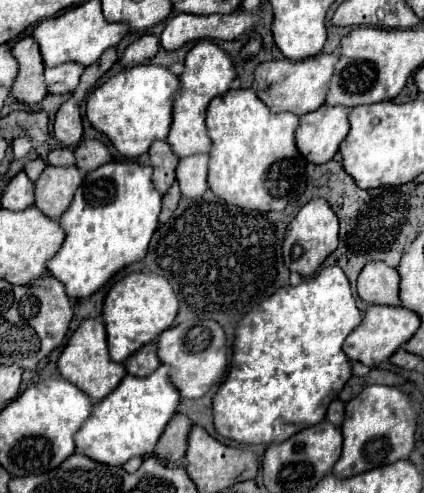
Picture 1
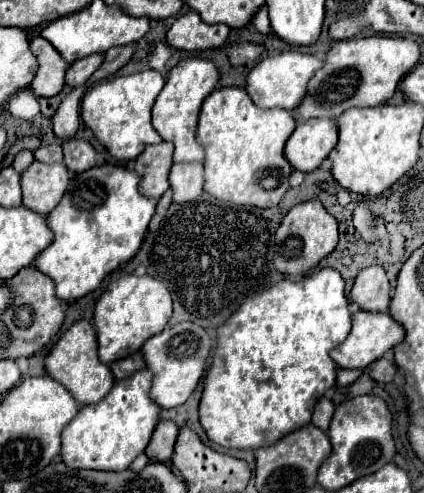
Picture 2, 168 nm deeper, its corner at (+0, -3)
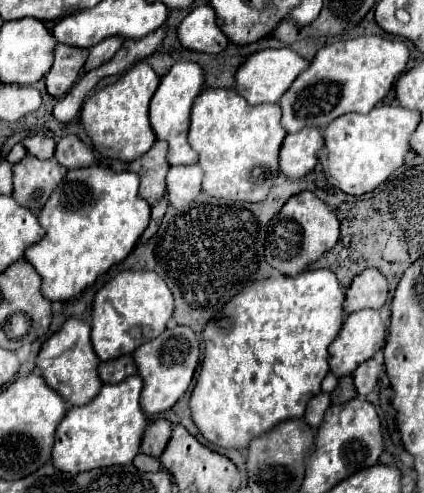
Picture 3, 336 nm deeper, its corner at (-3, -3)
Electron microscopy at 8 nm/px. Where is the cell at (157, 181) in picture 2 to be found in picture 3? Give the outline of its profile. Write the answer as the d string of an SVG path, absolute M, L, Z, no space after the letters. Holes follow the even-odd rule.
M155 141L145 155L137 157L127 165L129 171L141 177L139 197L145 199L149 205L157 203L165 195L165 175L169 171L165 155L167 155L167 143Z

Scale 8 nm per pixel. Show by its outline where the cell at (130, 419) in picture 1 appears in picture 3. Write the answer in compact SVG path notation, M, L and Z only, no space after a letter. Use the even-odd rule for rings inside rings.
M139 375L127 377L117 385L103 385L99 395L79 407L71 407L61 419L51 451L53 465L63 473L83 473L97 467L129 465L139 453L141 435L147 427L147 415L139 407L143 381Z

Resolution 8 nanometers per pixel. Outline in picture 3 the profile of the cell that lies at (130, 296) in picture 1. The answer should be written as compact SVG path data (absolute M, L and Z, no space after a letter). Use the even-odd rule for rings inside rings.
M119 271L109 279L93 299L91 343L101 361L133 353L141 343L147 343L165 331L173 315L173 295L155 275L155 271Z

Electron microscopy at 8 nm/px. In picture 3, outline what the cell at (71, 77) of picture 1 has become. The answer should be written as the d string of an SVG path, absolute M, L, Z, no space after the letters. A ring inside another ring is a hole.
M107 39L107 41L95 45L95 47L89 51L89 57L87 57L87 61L85 61L83 71L91 71L91 69L103 65L105 61L109 61L111 55L117 53L117 49L121 47L121 43L123 43L123 39Z

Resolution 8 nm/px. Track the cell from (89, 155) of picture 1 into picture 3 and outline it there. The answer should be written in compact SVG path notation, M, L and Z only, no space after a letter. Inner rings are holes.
M65 135L55 147L55 159L65 169L79 169L91 165L95 157L93 151L77 135Z

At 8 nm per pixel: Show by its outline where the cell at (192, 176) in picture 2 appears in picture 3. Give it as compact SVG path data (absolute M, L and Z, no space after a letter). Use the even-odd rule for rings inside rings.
M199 165L171 167L167 173L169 205L181 209L183 205L191 203L201 193L201 179L203 179L203 169Z

